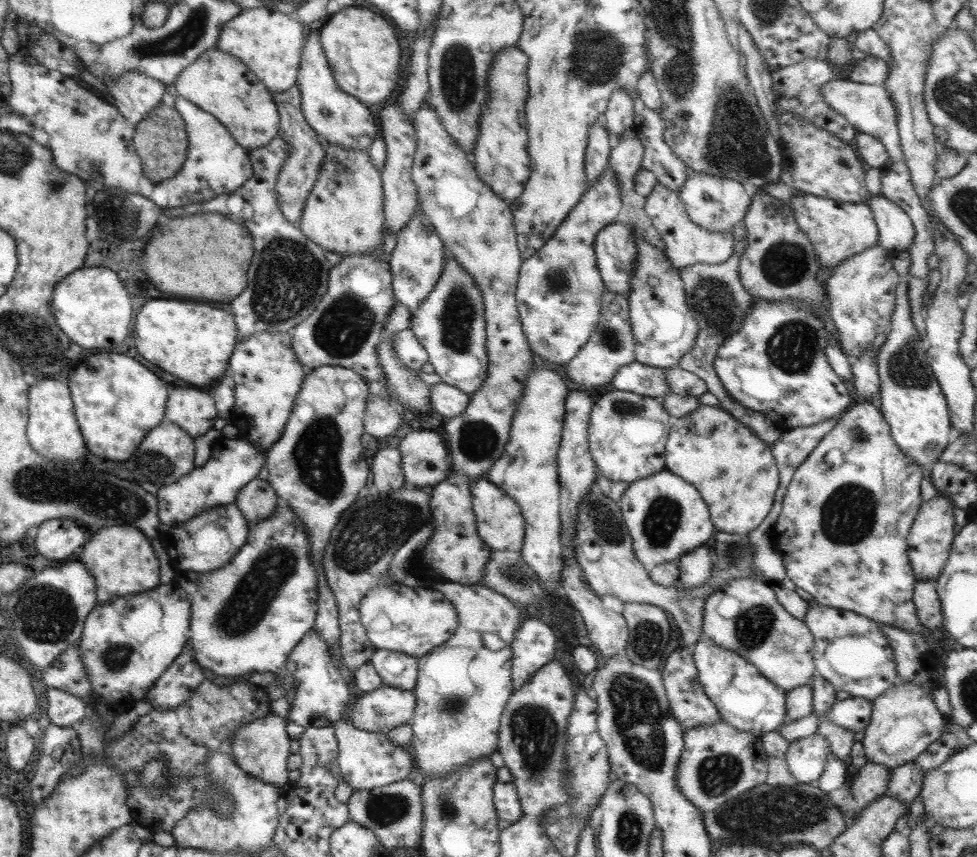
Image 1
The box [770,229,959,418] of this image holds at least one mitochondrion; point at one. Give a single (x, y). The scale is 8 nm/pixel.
(906, 370)

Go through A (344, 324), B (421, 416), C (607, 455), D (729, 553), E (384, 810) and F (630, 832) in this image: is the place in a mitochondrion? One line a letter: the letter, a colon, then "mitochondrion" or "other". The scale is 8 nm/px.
A: mitochondrion
B: other
C: other
D: mitochondrion
E: mitochondrion
F: mitochondrion

